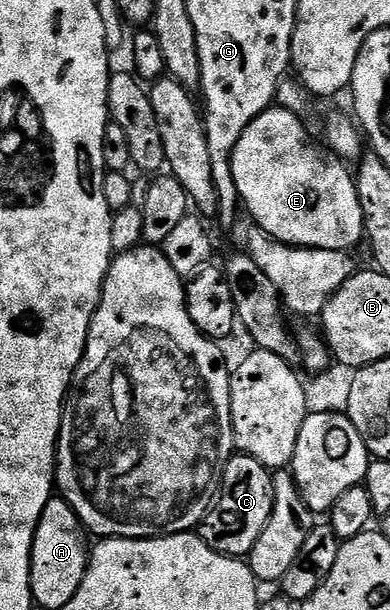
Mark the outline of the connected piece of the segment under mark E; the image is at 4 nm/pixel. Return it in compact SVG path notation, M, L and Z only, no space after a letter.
M269 108L264 110L256 119L249 124L246 132L242 132L242 140L234 148L232 157L232 171L234 172L234 184L236 191L240 193L240 200L243 209L248 209L248 214L253 218L255 225L261 230L265 230L270 236L274 236L279 242L287 242L289 246L313 246L316 250L347 250L355 251L355 246L361 245L364 238L364 221L362 220L362 204L358 204L358 192L356 191L356 180L353 171L335 154L327 149L316 147L314 139L308 135L308 130L304 127L305 119L301 115L281 110L279 108Z

